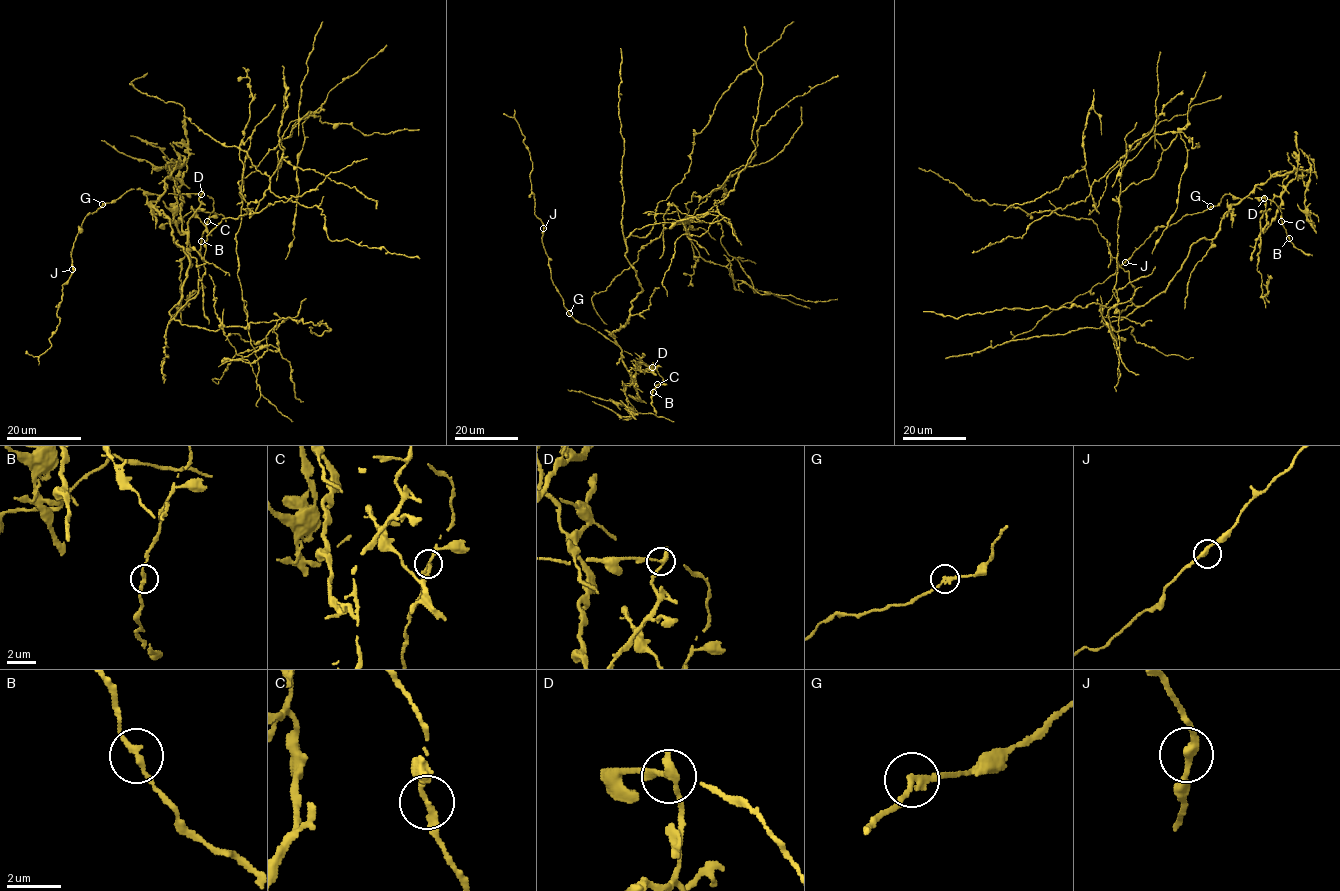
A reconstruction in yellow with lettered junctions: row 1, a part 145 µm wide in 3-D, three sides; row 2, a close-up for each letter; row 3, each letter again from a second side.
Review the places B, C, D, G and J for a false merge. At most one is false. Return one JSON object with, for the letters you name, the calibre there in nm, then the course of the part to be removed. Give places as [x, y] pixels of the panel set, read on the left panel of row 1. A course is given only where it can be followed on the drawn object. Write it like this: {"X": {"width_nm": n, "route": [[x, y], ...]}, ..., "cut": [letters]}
{"D": {"width_nm": 280, "route": [[201, 194], [183, 231], [167, 162], [170, 321], [247, 324], [248, 138], [330, 240], [420, 258]]}, "cut": ["D"]}

